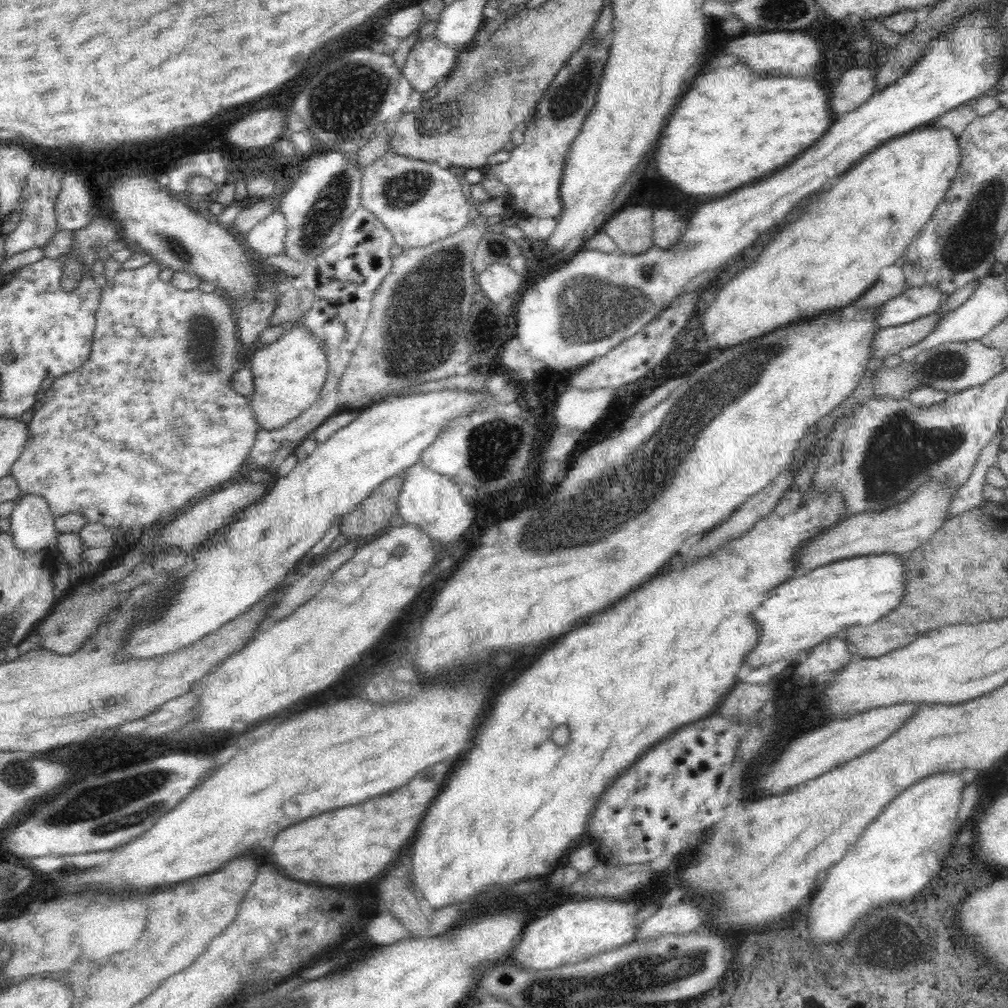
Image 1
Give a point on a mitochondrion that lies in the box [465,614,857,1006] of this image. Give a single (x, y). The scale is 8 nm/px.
(644, 973)

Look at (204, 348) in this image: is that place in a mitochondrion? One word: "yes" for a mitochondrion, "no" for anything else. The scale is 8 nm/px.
yes

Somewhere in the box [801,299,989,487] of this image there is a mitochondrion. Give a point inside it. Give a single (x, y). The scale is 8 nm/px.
(952, 366)

